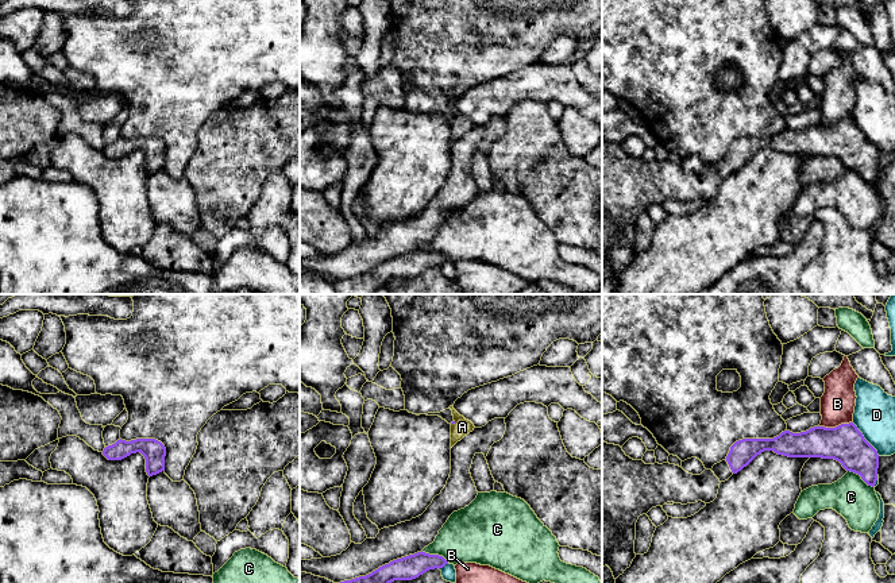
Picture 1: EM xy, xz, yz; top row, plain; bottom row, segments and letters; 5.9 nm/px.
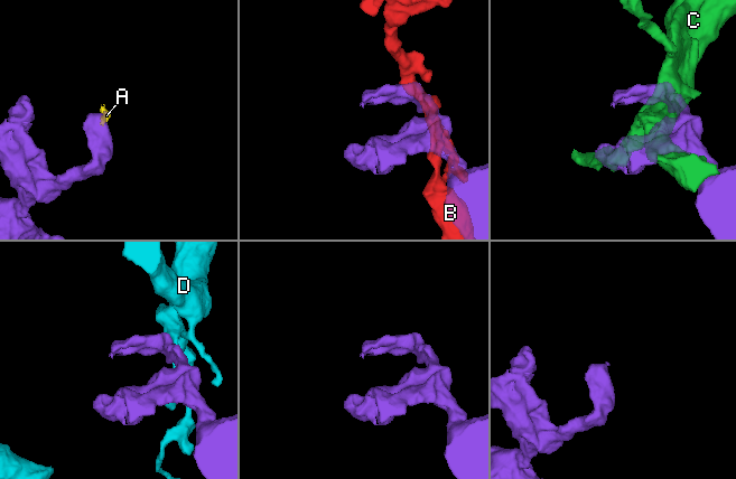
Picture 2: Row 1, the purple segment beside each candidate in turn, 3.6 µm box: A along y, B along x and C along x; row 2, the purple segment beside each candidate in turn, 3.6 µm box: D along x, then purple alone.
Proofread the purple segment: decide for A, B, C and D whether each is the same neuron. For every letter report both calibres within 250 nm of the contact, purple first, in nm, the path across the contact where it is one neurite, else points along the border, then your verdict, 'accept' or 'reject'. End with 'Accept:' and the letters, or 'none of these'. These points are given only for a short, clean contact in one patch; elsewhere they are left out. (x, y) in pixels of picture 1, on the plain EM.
A: calibres 20 and 110 nm; way xz (452, 119), (452, 120), (462, 124); accept
B: calibres 220 and 200 nm; reject
C: calibres 140 and 340 nm; reject
D: calibres 220 and 240 nm; reject
Accept: A

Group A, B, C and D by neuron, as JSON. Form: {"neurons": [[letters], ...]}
{"neurons": [["A"], ["B"], ["C"], ["D"]]}

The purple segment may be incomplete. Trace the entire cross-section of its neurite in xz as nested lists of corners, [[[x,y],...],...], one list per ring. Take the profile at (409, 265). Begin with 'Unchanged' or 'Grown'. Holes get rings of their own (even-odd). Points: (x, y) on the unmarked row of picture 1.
Unchanged. [[[417,250],[390,259],[366,274],[335,281],[339,294],[373,294],[394,278],[412,278],[424,270],[443,266],[448,259],[439,252]]]

